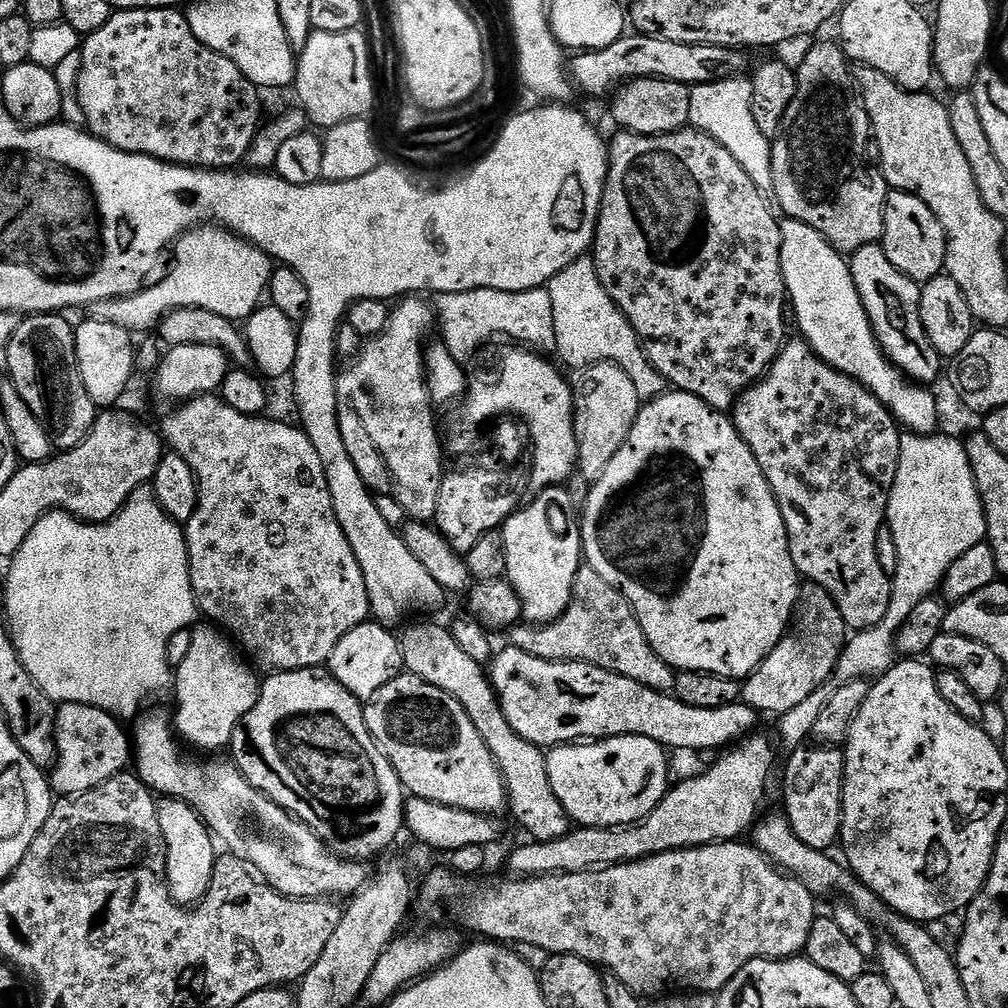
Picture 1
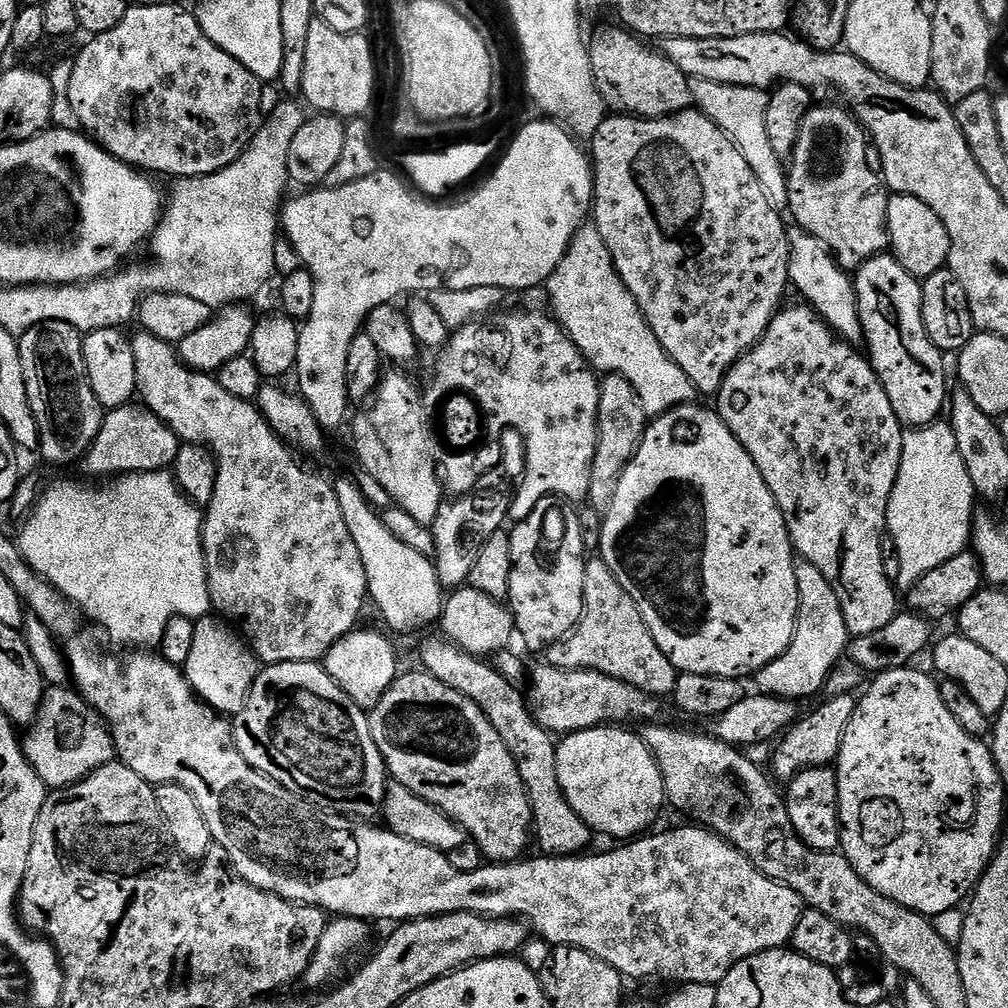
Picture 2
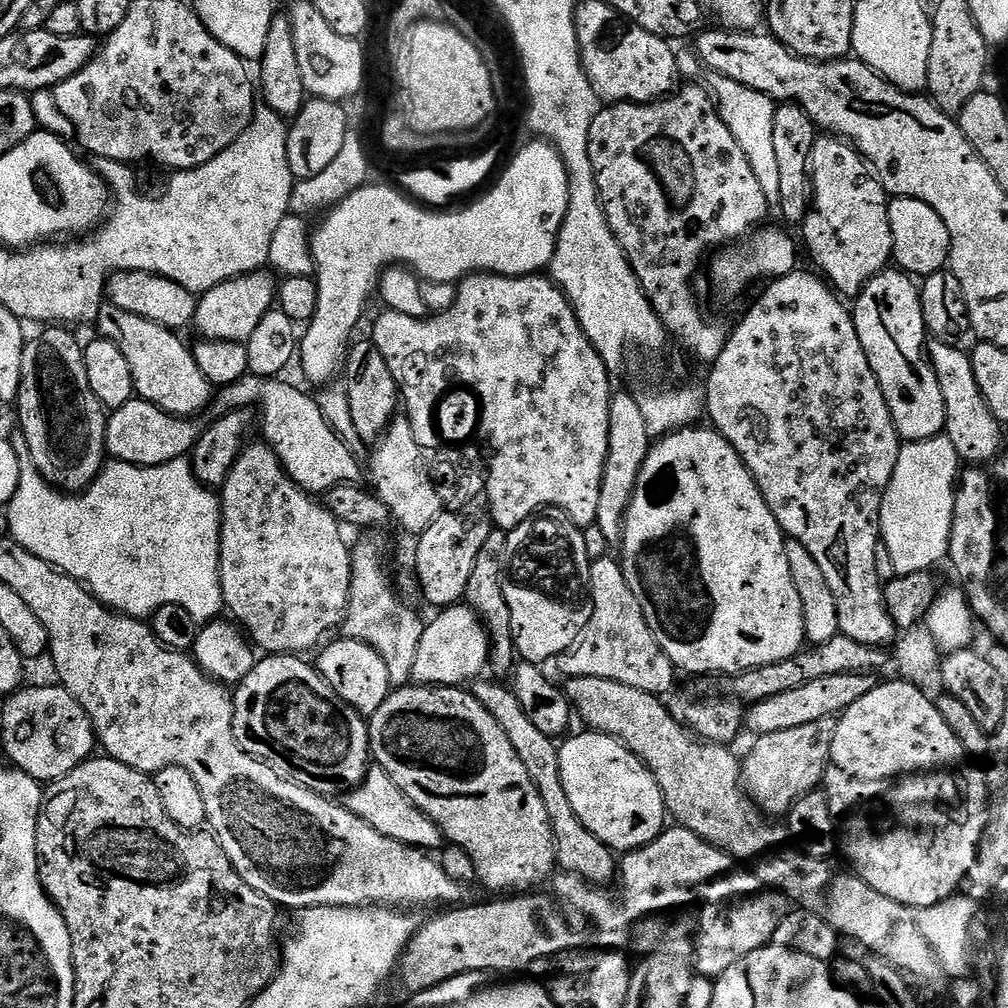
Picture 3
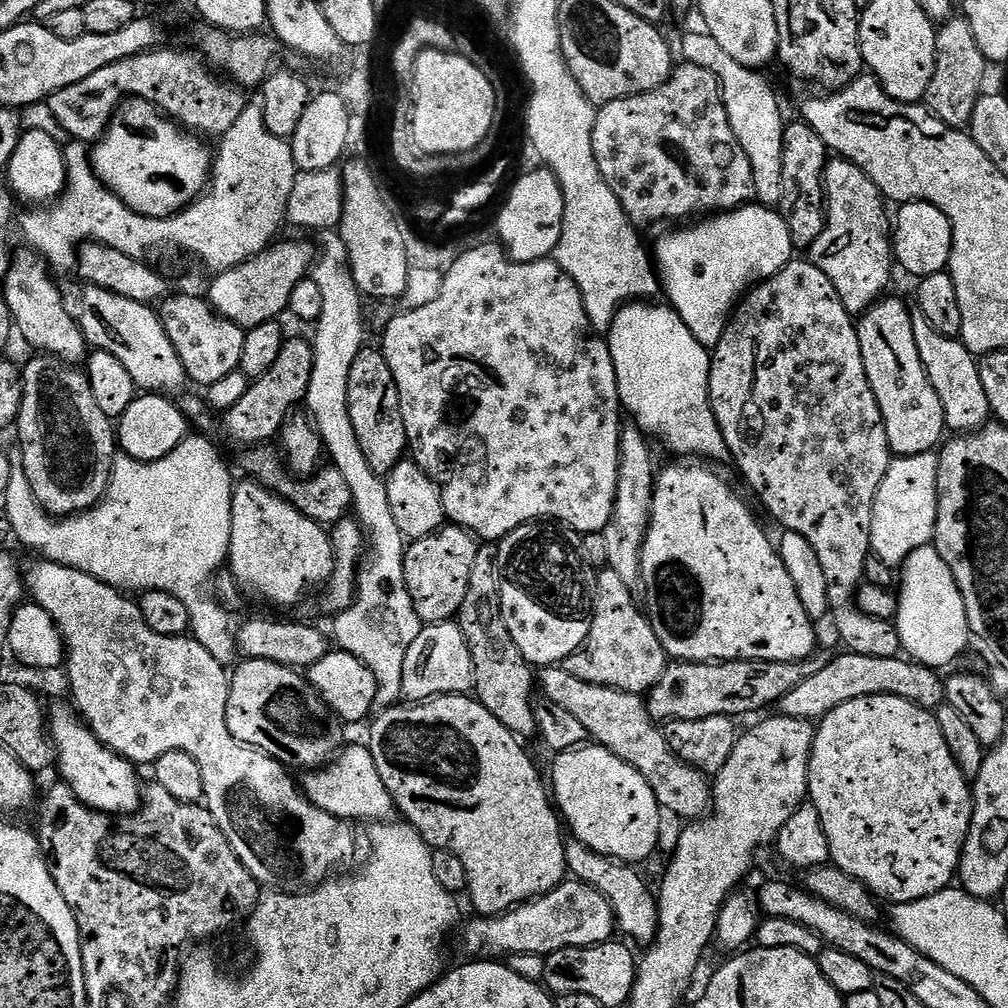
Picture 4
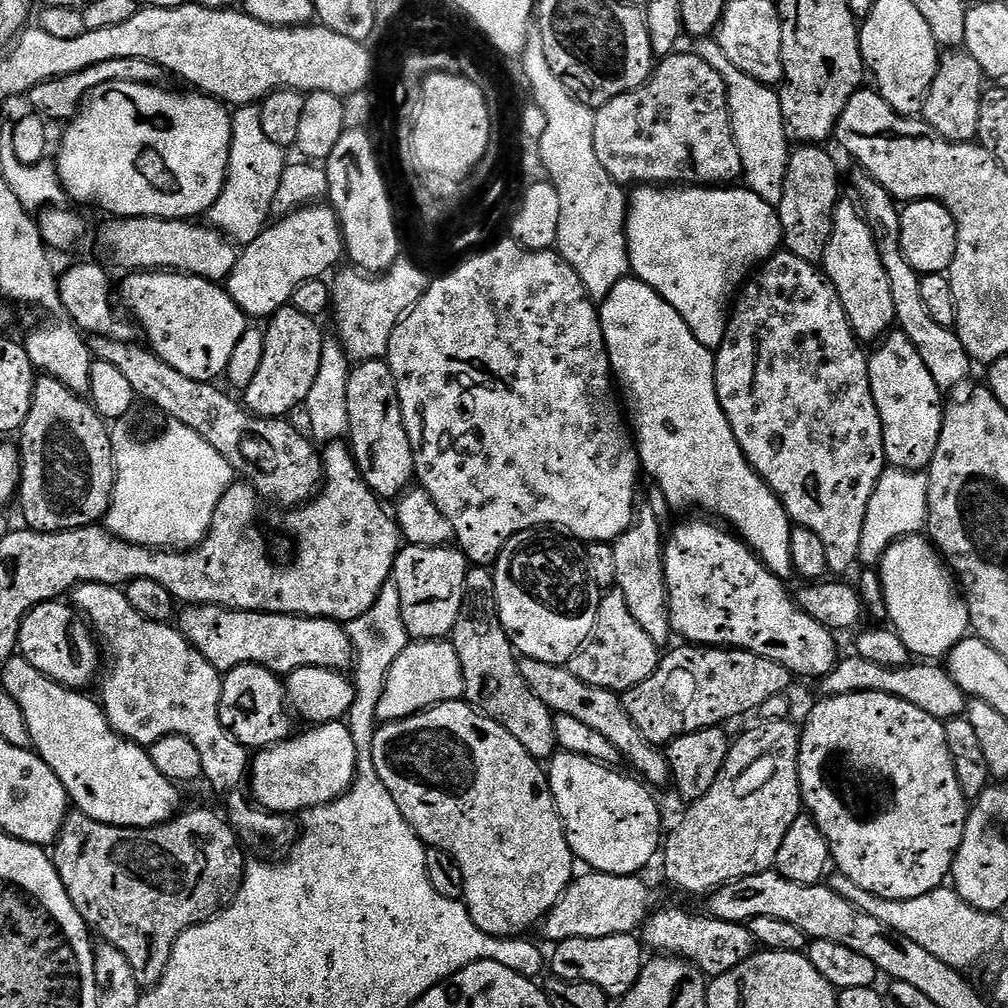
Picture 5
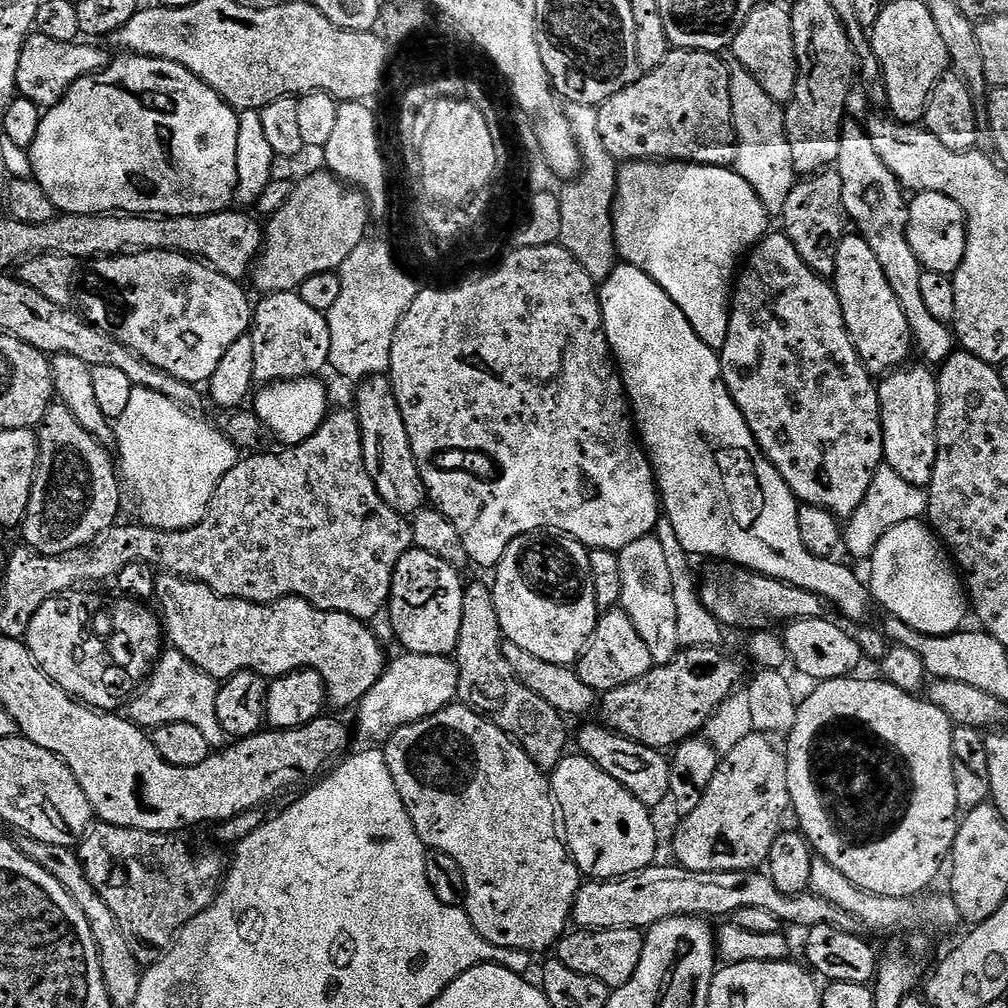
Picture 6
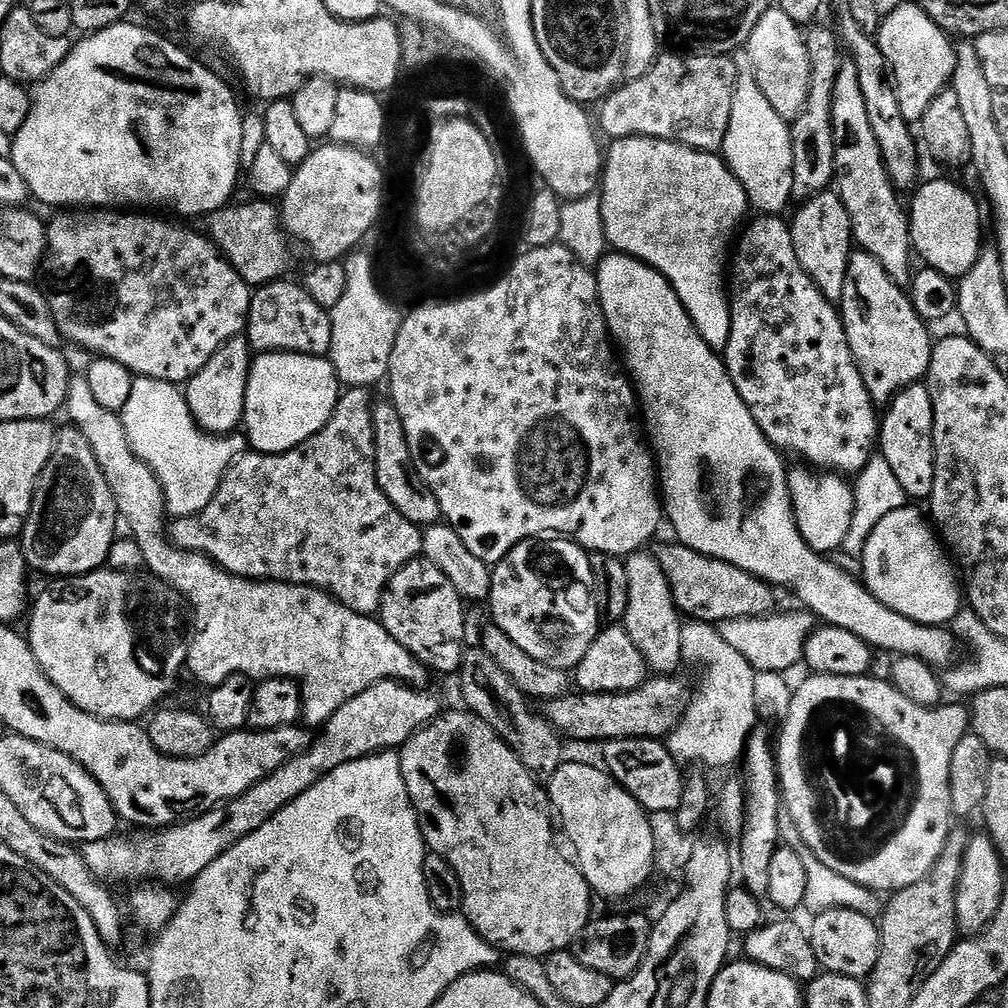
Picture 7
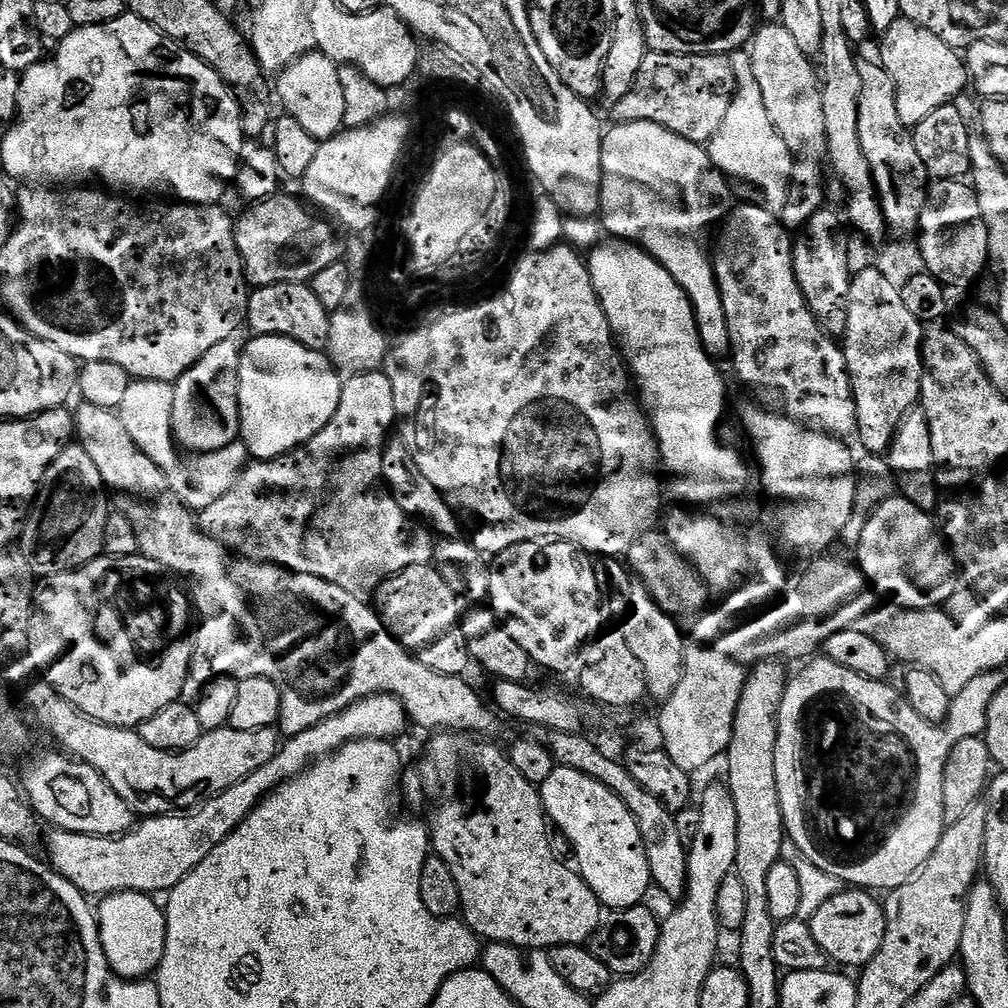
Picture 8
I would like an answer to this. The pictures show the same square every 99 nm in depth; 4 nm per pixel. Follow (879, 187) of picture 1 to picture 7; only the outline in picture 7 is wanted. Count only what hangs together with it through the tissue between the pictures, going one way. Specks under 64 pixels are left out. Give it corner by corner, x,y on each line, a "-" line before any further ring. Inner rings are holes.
853,251
838,311
858,374
862,374
862,382
866,382
866,390
870,390
876,405
891,404
899,392
927,377
934,343
934,336
928,333
929,325
914,310
911,295
893,282
890,274
882,270
882,262
869,252

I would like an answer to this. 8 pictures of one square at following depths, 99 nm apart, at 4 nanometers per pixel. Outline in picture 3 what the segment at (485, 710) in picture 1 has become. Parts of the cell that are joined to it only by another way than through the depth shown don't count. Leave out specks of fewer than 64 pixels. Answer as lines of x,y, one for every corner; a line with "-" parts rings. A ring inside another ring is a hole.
480,678
471,685
470,691
478,702
482,702
482,706
486,706
486,710
490,710
490,714
500,723
502,730
506,730
506,738
510,738
514,750
518,750
518,758
522,758
522,766
526,766
526,774
530,774
534,786
540,791
554,834
556,863
559,871
580,876
589,884
611,885
618,876
617,857
612,849
598,838
594,838
594,834
590,834
590,830
586,830
586,826
582,826
582,822
574,814
574,806
570,806
570,798
566,798
566,789
562,786
560,750
557,741
551,736
542,734
542,730
536,729
534,722
526,718
526,710
522,710
515,691
511,687
503,688
500,684
503,683

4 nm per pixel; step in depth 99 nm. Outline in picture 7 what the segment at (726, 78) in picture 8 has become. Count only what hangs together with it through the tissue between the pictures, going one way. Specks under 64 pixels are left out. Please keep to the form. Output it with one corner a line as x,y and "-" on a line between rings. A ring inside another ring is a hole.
661,54
657,56
654,66
650,66
650,70
646,70
646,74
642,74
642,78
621,83
619,86
613,88
610,95
604,97
598,108
598,111
600,111
600,120
598,116
599,131
603,133
603,135
605,132
605,134
608,135
608,138
611,138
612,140
625,140
631,136
645,136
646,138
654,138
655,140
669,140
670,142
681,144
687,148
693,148
699,152
719,153
724,146
726,130
730,126
730,110
734,106
734,90
736,89
738,64
737,61
734,62
732,59
733,57
731,55
706,56
703,54

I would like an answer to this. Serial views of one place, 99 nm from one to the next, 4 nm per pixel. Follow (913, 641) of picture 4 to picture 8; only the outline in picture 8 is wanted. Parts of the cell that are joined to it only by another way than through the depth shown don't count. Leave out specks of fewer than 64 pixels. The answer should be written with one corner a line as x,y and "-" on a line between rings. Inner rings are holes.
902,495
891,496
884,500
872,511
866,526
862,530
860,545
854,550
858,567
864,573
865,581
885,601
891,602
895,607
905,608
939,608
950,599
958,587
958,581
952,577
954,561
948,545
938,527
937,521
929,513
923,512
914,502
910,502

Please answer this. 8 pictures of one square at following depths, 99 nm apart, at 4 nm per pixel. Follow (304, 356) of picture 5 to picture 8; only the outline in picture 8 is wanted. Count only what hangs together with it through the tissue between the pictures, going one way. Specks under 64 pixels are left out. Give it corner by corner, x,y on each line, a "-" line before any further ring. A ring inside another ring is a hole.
271,284
251,289
246,328
252,336
285,336
315,352
324,352
330,342
332,317
318,302
308,284

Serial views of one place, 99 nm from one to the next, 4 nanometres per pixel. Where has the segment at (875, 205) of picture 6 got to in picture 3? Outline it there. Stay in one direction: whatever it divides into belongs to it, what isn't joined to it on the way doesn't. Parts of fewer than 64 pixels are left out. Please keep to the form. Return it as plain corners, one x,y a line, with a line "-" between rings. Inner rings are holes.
929,339
926,344
926,355
938,378
938,387
942,390
942,402
946,402
946,422
944,432
954,442
961,461
968,466
983,466
989,460
1001,455
1000,421
990,414
982,390
978,390
978,378
974,378
974,366
971,355
963,352
956,344
947,344
941,340

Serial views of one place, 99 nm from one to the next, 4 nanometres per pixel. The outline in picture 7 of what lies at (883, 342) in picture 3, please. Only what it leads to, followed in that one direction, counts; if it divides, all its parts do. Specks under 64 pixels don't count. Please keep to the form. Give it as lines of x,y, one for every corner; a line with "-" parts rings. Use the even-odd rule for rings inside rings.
927,383
911,384
905,392
899,392
887,405
880,422
878,452
890,462
894,475
906,490
909,501
927,501
934,490
934,406
930,402

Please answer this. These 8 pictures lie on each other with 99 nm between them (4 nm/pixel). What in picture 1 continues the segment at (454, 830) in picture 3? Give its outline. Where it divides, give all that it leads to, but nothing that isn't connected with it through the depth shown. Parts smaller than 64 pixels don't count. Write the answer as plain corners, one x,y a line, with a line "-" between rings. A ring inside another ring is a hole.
401,674
386,682
386,686
382,686
374,698
367,700
364,704
364,717
374,742
382,754
386,754
398,778
412,796
438,802
442,806
470,810
483,816
495,817
496,812
505,811
508,791
498,762
494,754
490,754
482,734
478,734
474,722
470,722
470,714
466,714
463,706
450,693
438,690
438,686
430,686
430,682
420,676

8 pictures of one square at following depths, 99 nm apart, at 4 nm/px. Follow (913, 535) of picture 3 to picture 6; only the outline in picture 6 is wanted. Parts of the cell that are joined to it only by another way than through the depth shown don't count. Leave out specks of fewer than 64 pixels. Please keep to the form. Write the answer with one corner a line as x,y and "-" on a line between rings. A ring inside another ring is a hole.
887,466
881,468
874,474
874,482
870,482
870,490
866,492
866,498
862,500
862,506
849,517
846,527
842,532
842,544
856,560
871,561
874,550
886,534
898,522
910,522
920,520
928,511
928,493
918,486
910,486
906,478
894,474
894,470

